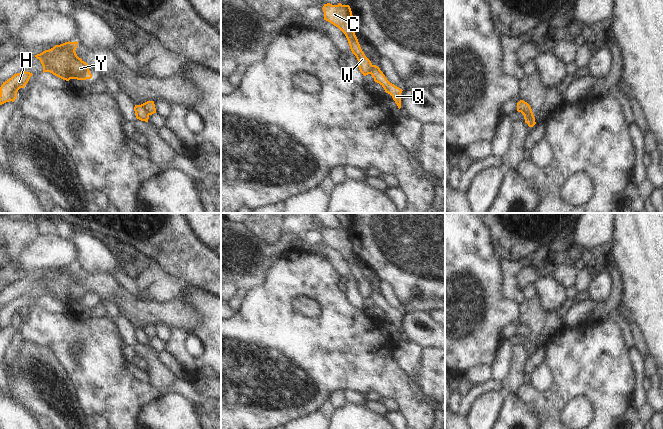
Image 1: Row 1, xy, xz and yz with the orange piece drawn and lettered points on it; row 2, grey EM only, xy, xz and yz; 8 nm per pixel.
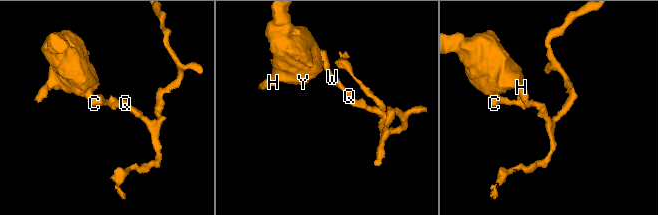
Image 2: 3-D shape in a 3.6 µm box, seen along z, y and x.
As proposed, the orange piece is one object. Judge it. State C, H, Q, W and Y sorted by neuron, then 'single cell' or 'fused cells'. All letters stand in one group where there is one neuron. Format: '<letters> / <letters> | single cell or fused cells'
C H W Y / Q | fused cells

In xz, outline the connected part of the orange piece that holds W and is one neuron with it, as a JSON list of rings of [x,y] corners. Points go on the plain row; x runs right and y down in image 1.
[[[330,227],[323,230],[324,244],[338,251],[346,260],[352,277],[358,284],[360,296],[366,300],[370,298],[372,287],[362,275],[358,263],[355,259],[354,242],[349,229],[332,229]]]

